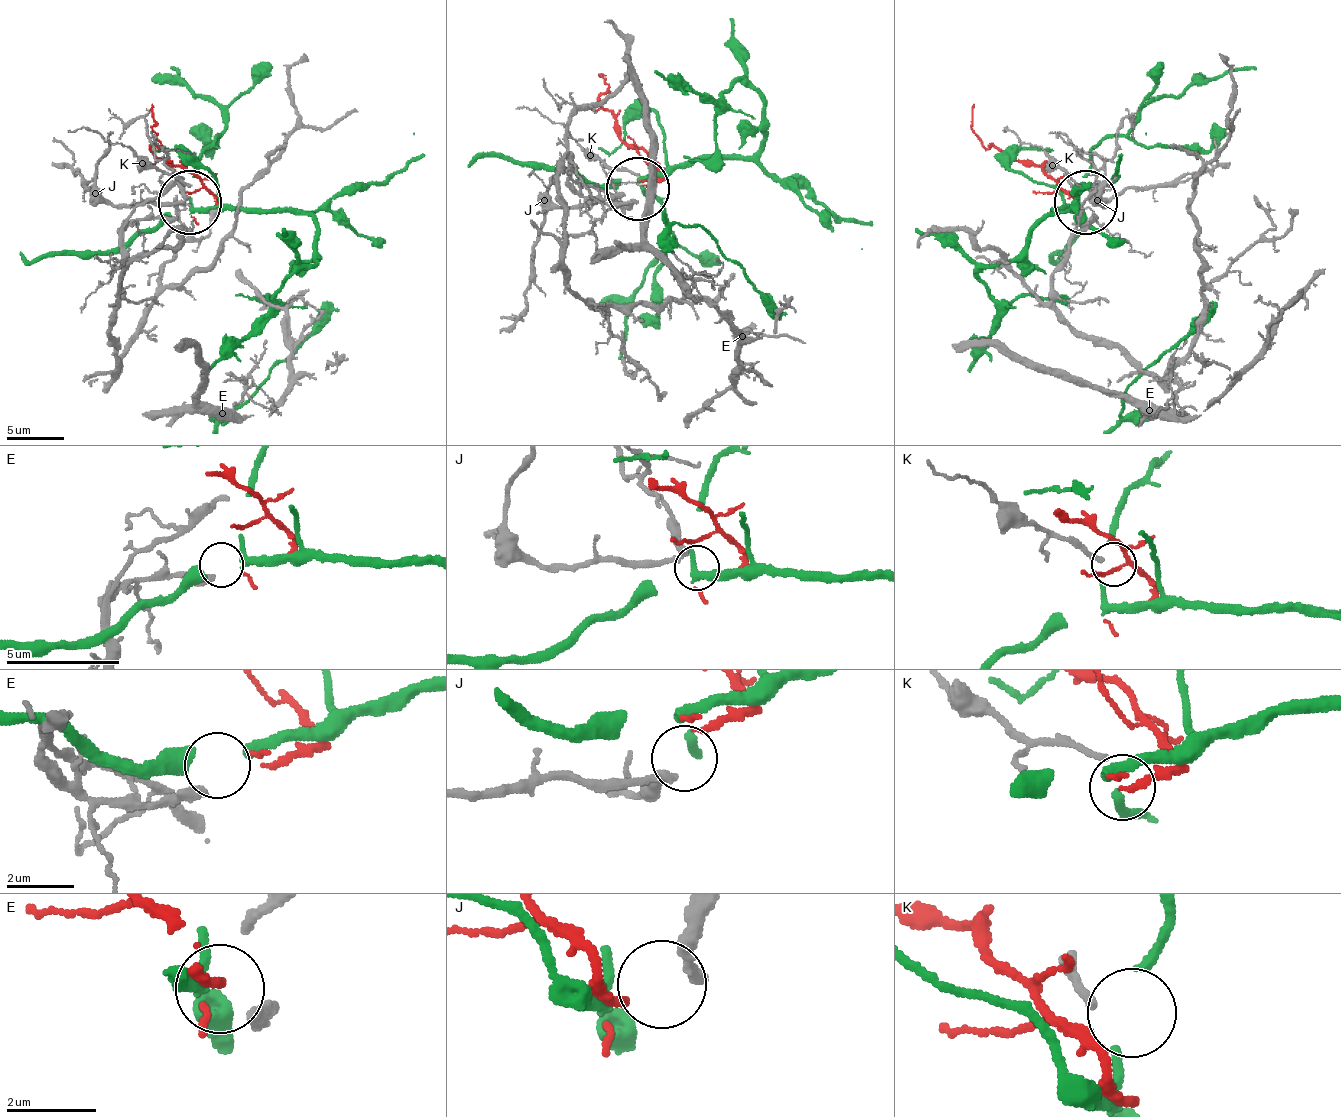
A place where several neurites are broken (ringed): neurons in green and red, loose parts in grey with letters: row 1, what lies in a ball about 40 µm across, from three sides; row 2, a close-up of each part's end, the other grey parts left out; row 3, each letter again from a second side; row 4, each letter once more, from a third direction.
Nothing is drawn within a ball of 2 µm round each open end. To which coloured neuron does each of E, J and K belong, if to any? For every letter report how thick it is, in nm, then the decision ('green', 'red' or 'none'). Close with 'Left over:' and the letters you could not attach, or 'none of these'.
E: 400 nm | red
J: 280 nm | none
K: 180 nm | none
Left over: J, K

